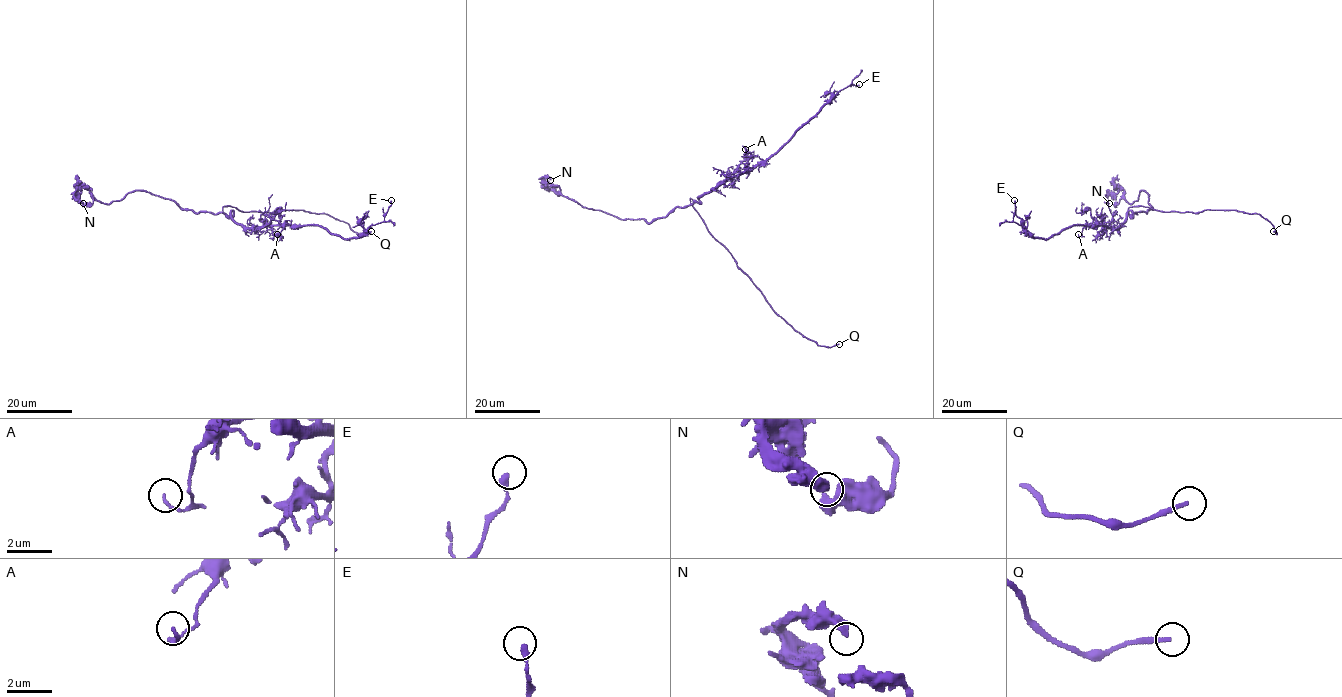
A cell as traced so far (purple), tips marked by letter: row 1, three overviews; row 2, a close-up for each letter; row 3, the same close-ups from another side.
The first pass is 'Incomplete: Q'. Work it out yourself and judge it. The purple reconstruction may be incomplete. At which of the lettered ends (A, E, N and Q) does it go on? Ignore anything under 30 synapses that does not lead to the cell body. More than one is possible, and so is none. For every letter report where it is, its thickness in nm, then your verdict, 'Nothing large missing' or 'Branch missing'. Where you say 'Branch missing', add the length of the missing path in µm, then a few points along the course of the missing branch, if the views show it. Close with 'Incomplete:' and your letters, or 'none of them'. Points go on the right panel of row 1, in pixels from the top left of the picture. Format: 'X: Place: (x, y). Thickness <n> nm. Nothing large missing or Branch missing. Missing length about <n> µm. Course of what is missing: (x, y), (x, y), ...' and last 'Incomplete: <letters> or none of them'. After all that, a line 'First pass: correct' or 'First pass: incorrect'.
A: Place: (1078, 234). Thickness 110 nm. Nothing large missing
E: Place: (1014, 200). Thickness 240 nm. Nothing large missing
N: Place: (1109, 203). Thickness 240 nm. Nothing large missing
Q: Place: (1273, 231). Thickness 190 nm. Branch missing. Missing length about 10 µm
Incomplete: Q
First pass: correct

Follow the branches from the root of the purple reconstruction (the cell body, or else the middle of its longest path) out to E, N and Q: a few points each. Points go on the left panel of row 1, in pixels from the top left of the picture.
E: (230, 217), (232, 211), (231, 217), (247, 227), (319, 225), (353, 238), (383, 221), (391, 200)
N: (230, 217), (221, 212), (184, 210), (172, 200), (142, 190), (103, 203), (82, 187), (74, 197), (83, 203)
Q: (230, 217), (223, 207), (261, 212), (302, 210), (327, 213), (358, 233), (371, 231)

